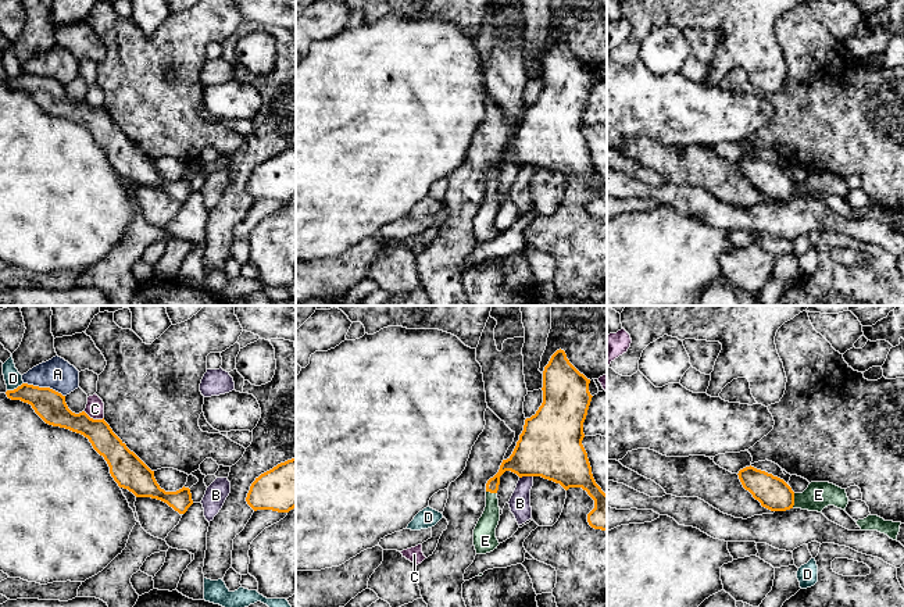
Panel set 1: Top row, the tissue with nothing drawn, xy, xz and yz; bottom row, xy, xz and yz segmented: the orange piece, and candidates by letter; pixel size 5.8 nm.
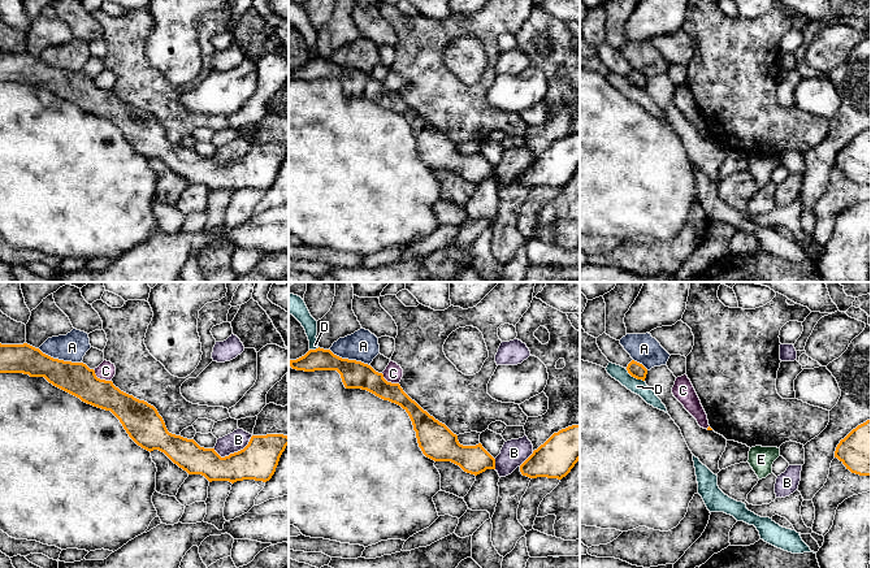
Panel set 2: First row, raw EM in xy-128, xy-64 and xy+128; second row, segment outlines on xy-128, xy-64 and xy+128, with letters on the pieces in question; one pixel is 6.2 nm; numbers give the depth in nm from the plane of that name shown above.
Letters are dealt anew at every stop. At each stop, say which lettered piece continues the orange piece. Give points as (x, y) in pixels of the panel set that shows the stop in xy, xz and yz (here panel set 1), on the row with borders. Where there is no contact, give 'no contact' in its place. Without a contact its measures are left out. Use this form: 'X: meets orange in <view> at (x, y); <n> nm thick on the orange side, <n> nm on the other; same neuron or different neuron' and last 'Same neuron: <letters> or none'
A: meets orange in xy at (45, 388); 180 nm thick on the orange side, 190 nm on the other; different neuron
B: meets orange in xz at (525, 475); 360 nm thick on the orange side, 130 nm on the other; different neuron
C: meets orange in xy at (92, 418); 170 nm thick on the orange side, 110 nm on the other; different neuron
D: meets orange in xy at (14, 389); 180 nm thick on the orange side, 100 nm on the other; different neuron
E: meets orange in yz at (793, 500); 190 nm thick on the orange side, 160 nm on the other; same neuron
Same neuron: E

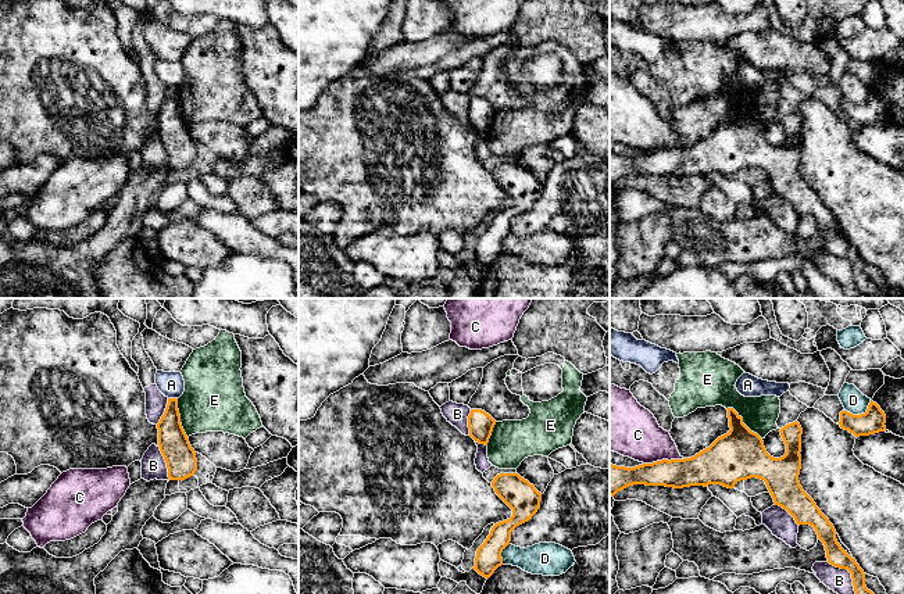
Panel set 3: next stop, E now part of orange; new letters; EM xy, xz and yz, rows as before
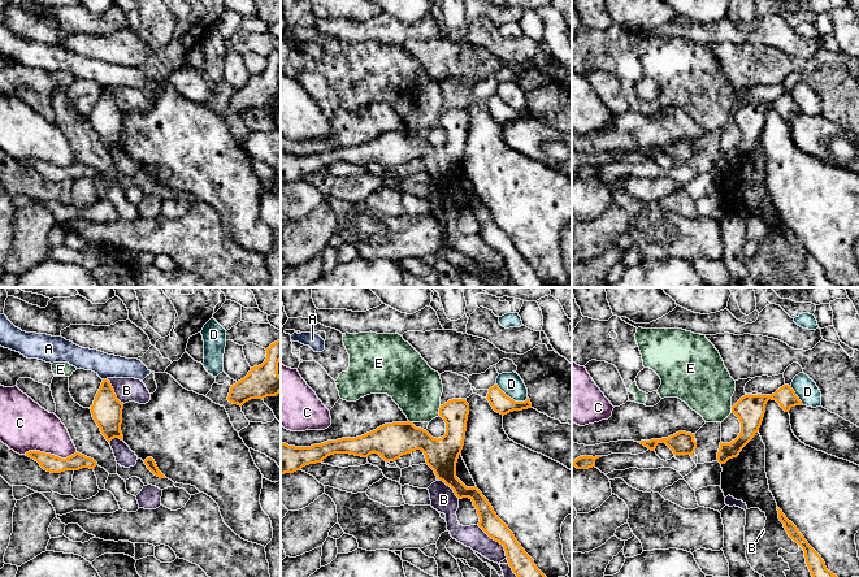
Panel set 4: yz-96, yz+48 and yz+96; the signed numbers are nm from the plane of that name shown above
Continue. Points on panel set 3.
A: meets orange in xy at (172, 399); 170 nm thick on the orange side, 150 nm on the other; different neuron
B: meets orange in yz at (849, 571); 110 nm thick on the orange side, 140 nm on the other; different neuron
C: meets orange in yz at (664, 460); 190 nm thick on the orange side, 300 nm on the other; different neuron
D: meets orange in yz at (861, 414); 140 nm thick on the orange side, 140 nm on the other; different neuron
E: meets orange in yz at (742, 422); 280 nm thick on the orange side, 200 nm on the other; different neuron
Same neuron: none

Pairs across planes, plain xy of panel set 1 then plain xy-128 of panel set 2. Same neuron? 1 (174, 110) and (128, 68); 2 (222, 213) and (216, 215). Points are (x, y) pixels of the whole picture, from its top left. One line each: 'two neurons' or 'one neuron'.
1: one neuron
2: one neuron

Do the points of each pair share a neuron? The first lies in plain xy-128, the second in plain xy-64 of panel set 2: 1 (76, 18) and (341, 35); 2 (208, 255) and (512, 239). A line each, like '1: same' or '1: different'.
1: different
2: same

